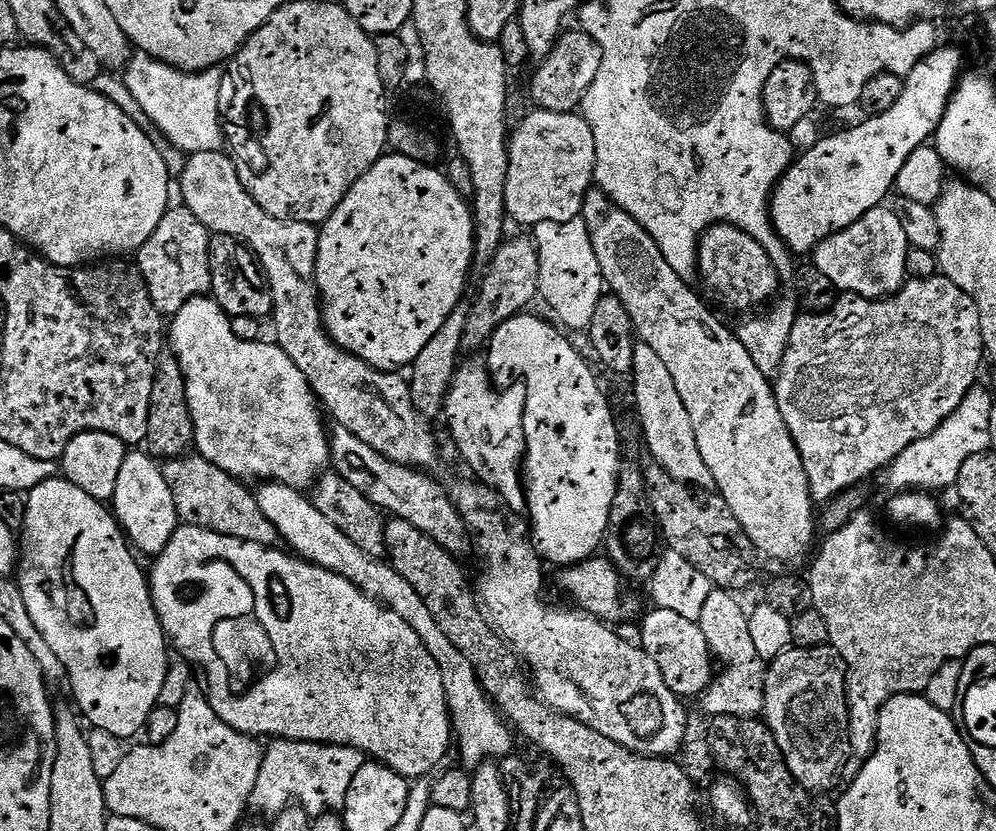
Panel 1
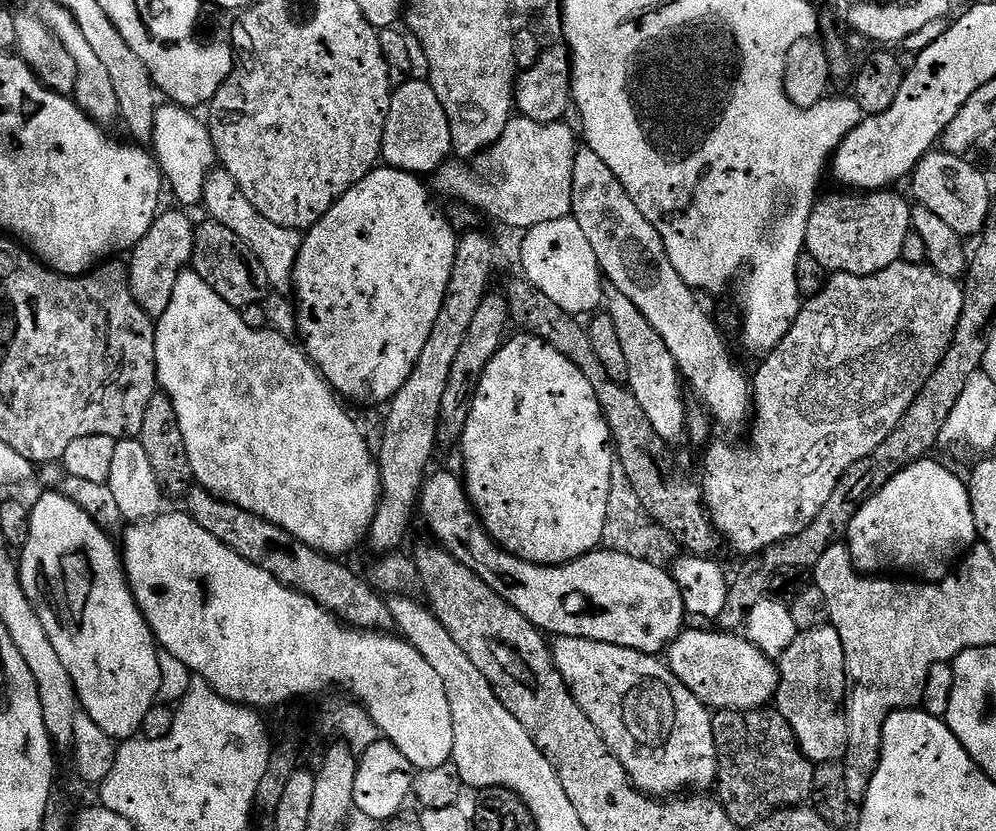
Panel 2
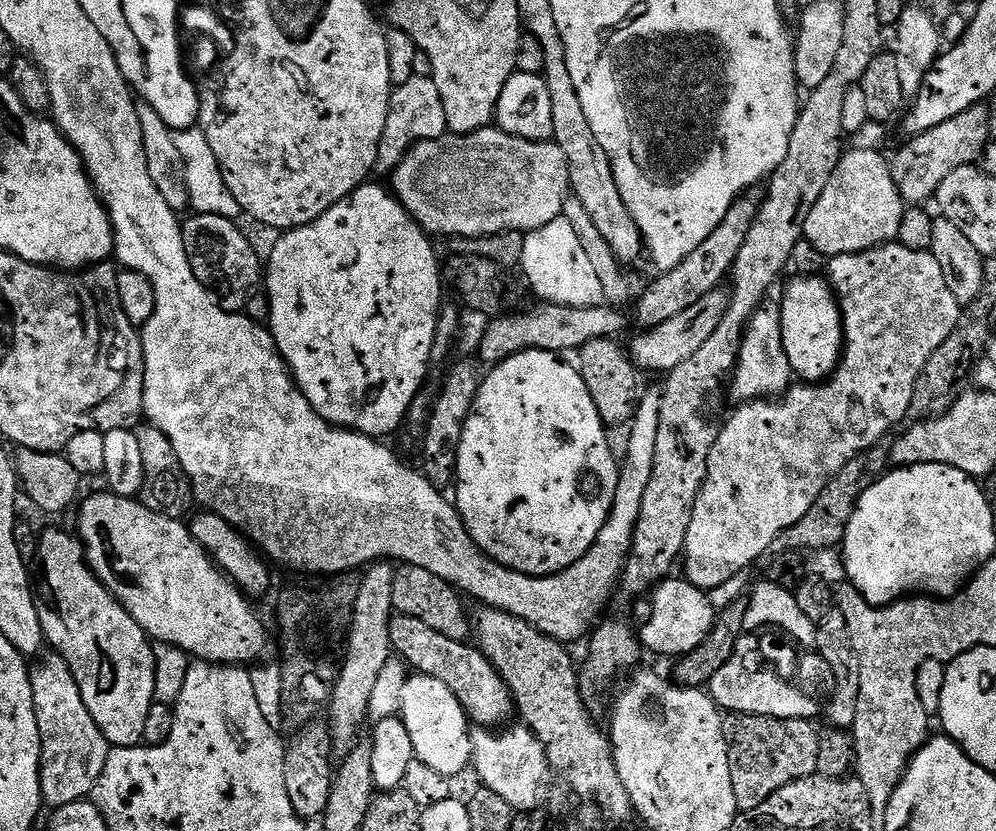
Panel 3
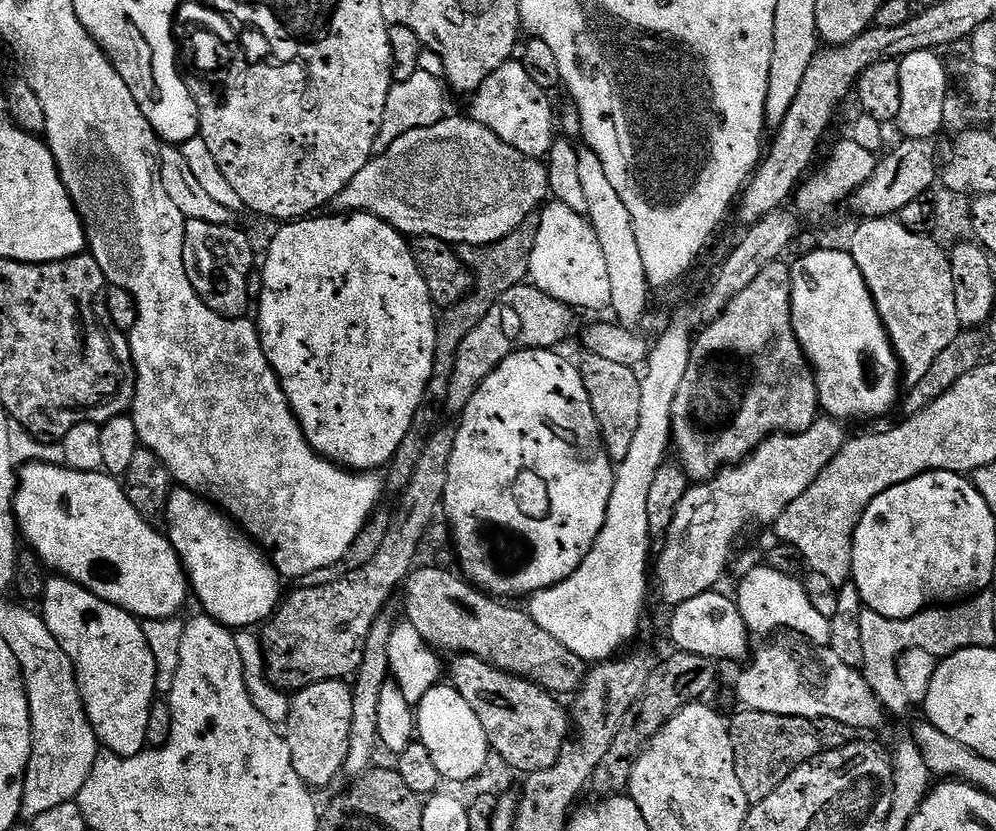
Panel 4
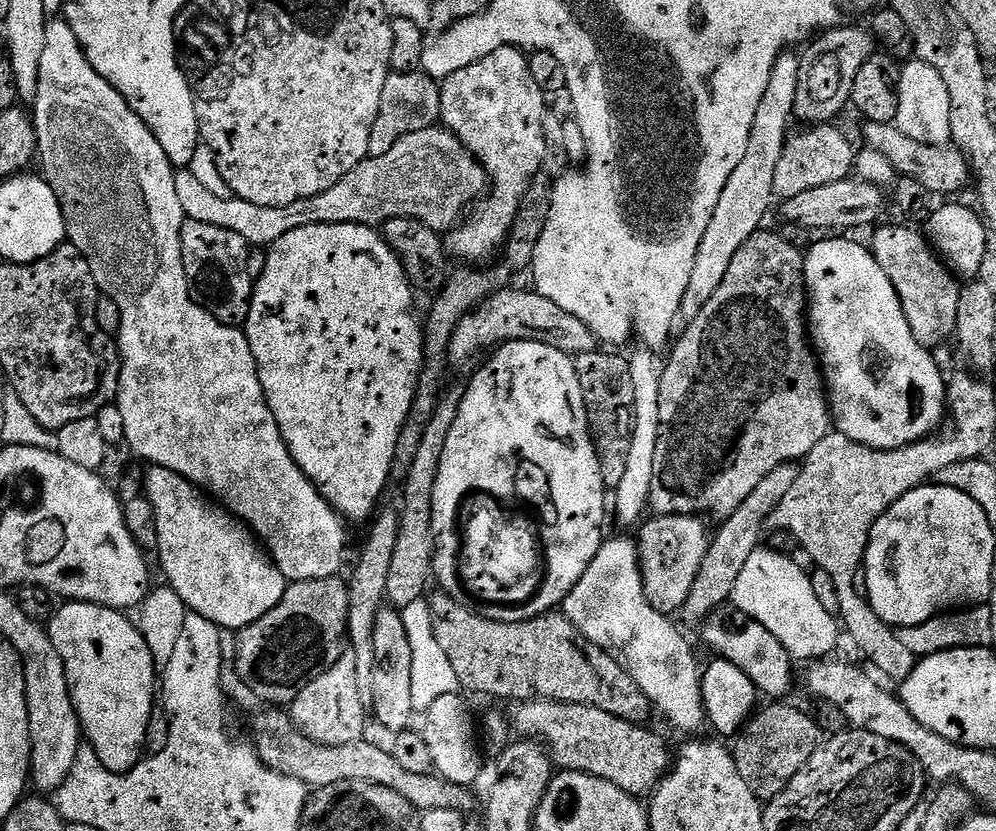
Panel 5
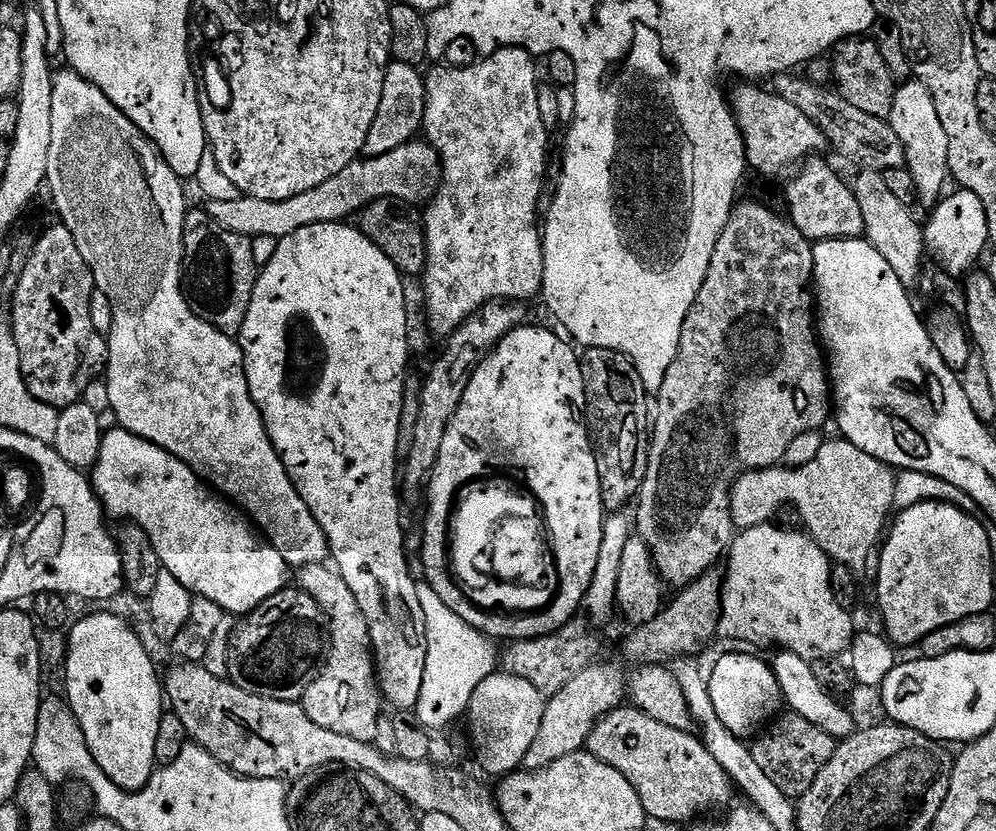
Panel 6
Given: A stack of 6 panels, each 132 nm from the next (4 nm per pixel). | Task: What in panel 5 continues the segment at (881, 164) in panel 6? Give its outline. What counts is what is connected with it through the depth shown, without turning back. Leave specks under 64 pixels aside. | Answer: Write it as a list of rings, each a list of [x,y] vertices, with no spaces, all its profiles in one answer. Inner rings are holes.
[[[867,122],[864,127],[864,141],[867,147],[880,151],[887,158],[890,166],[901,176],[920,182],[930,193],[937,197],[948,196],[951,192],[960,192],[970,184],[970,169],[963,152],[948,144],[927,145],[917,139],[908,138],[895,123]]]

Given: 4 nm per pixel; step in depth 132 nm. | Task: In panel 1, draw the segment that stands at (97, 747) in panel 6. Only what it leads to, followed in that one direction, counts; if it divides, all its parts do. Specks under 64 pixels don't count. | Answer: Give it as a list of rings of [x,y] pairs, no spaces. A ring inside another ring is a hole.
[[[53,478],[42,482],[33,488],[26,496],[28,509],[26,510],[26,522],[22,529],[22,543],[18,548],[18,583],[22,590],[22,598],[26,601],[26,610],[30,610],[30,618],[34,618],[34,626],[42,630],[42,638],[50,645],[54,654],[62,658],[62,666],[68,671],[68,684],[72,688],[72,696],[76,699],[75,707],[79,715],[92,728],[102,730],[106,734],[114,734],[122,741],[131,741],[131,736],[140,736],[145,731],[145,724],[150,714],[160,702],[162,694],[162,682],[166,682],[166,670],[170,655],[170,641],[164,628],[160,625],[160,614],[152,601],[152,589],[149,577],[140,569],[137,553],[130,547],[124,529],[117,522],[115,515],[101,501],[90,498],[86,490],[78,490],[69,480]]]

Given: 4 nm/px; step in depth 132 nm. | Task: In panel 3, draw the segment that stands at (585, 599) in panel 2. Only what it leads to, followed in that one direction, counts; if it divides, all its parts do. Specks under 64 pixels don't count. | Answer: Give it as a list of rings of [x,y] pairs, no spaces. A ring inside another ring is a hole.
[[[669,578],[660,581],[650,593],[652,609],[648,612],[648,621],[644,629],[639,629],[641,645],[660,656],[679,658],[694,650],[710,634],[716,622],[717,609],[713,608],[707,591],[695,588],[687,578]]]

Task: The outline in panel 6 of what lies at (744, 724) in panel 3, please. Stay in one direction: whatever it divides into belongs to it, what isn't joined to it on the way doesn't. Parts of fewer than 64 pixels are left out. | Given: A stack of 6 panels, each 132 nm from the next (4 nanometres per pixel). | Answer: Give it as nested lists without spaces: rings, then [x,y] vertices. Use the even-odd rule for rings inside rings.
[[[788,710],[777,715],[751,741],[750,747],[754,762],[758,762],[760,769],[769,776],[770,782],[774,782],[774,786],[778,786],[782,794],[790,798],[799,798],[806,794],[806,790],[810,790],[822,766],[830,762],[830,758],[836,752],[837,743],[837,737],[826,734],[826,730],[818,730],[814,722],[806,722],[806,718]]]

